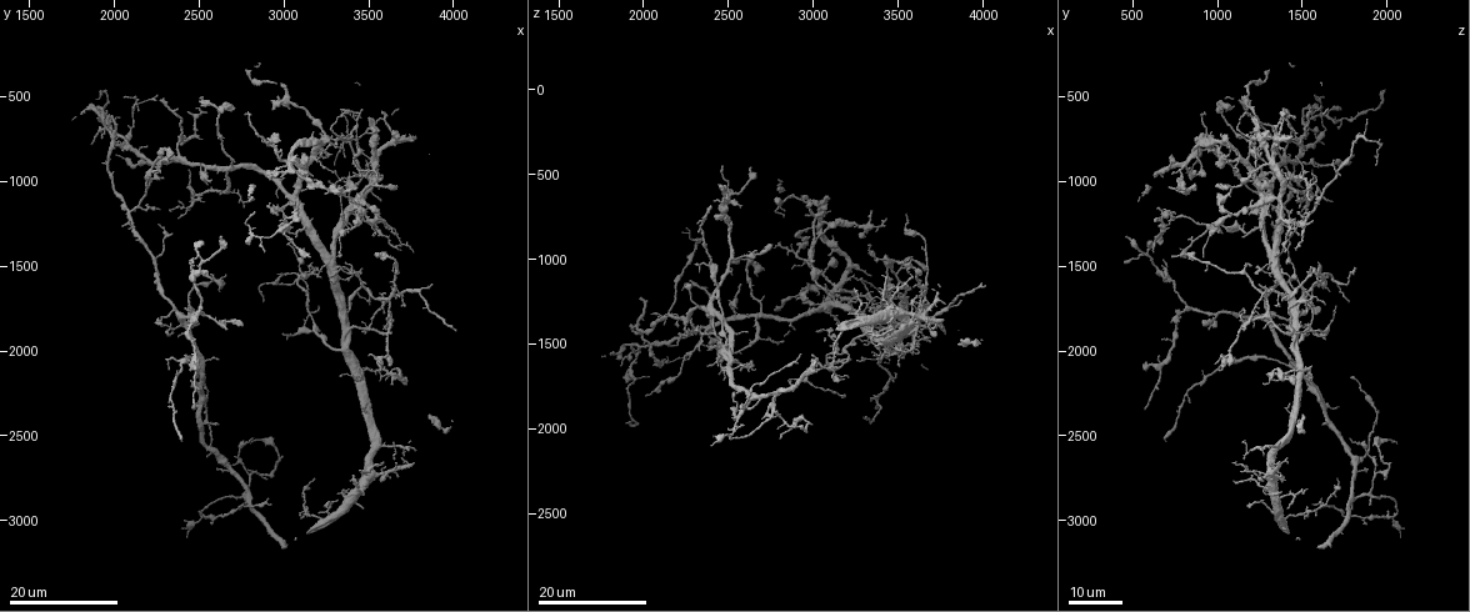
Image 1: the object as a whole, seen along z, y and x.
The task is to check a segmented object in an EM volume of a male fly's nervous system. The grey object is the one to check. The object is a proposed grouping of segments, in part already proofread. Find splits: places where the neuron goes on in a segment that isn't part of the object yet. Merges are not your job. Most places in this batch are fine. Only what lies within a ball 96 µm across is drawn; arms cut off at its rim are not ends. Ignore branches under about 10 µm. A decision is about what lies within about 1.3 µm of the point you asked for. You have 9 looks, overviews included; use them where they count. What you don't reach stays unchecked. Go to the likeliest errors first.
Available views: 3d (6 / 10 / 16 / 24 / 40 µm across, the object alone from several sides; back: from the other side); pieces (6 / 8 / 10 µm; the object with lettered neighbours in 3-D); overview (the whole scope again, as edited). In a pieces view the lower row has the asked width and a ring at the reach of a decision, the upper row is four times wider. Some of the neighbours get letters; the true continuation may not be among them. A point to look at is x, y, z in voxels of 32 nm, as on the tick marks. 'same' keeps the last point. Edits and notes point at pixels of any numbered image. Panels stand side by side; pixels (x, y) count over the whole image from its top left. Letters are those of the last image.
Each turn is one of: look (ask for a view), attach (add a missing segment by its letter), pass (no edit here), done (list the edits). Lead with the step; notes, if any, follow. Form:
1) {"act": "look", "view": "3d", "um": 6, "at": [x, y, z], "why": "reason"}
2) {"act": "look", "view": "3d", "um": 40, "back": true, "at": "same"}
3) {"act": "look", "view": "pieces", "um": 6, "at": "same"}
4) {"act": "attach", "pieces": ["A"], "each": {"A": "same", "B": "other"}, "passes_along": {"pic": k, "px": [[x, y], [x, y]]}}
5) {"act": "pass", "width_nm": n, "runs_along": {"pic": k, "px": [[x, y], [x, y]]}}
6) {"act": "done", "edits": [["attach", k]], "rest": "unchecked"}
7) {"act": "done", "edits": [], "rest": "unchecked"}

{"act": "look", "view": "3d", "um": 16, "at": [2580, 1000, 1140]}

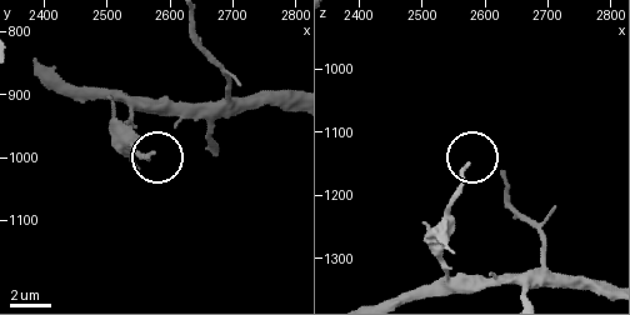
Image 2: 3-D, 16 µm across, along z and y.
{"act": "look", "view": "pieces", "um": 10, "at": [2570, 995, 1155]}

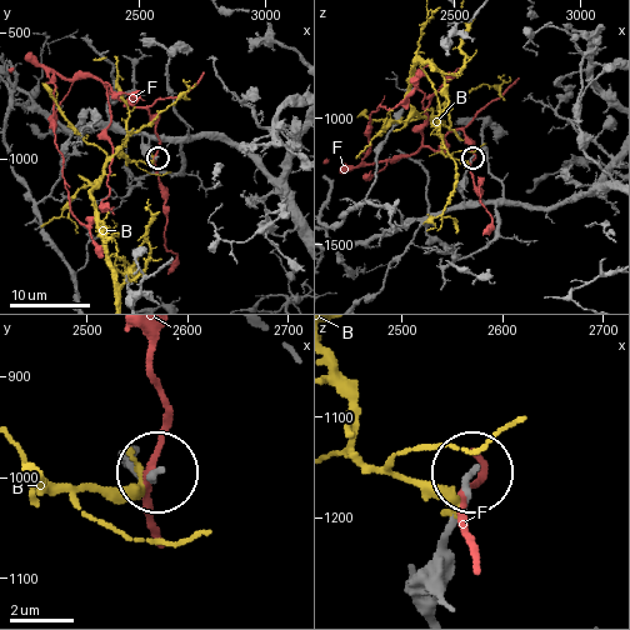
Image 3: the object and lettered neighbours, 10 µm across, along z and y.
{"act": "pass", "width_nm": 230, "each": {"B": "other", "F": "other"}, "found": "none of them fits"}

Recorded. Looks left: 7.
{"act": "look", "view": "3d", "um": 24, "at": [2620, 2680, 1880], "why": "branch stops here"}

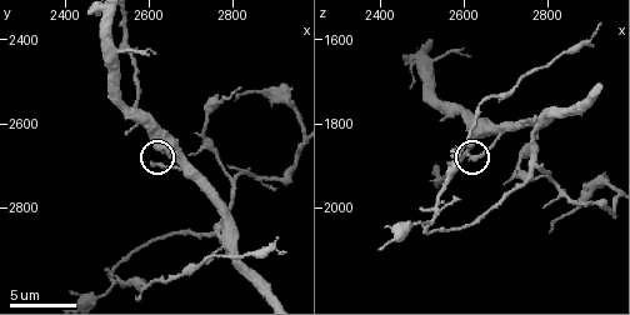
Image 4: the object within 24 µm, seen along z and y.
{"act": "look", "view": "3d", "um": 10, "at": [2605, 2695, 1880]}

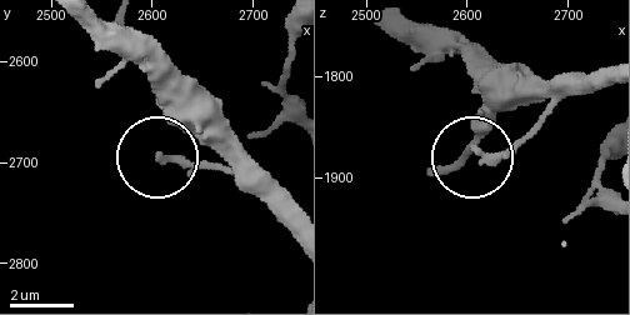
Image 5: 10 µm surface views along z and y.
{"act": "look", "view": "pieces", "um": 6, "at": [2610, 2694, 1876]}

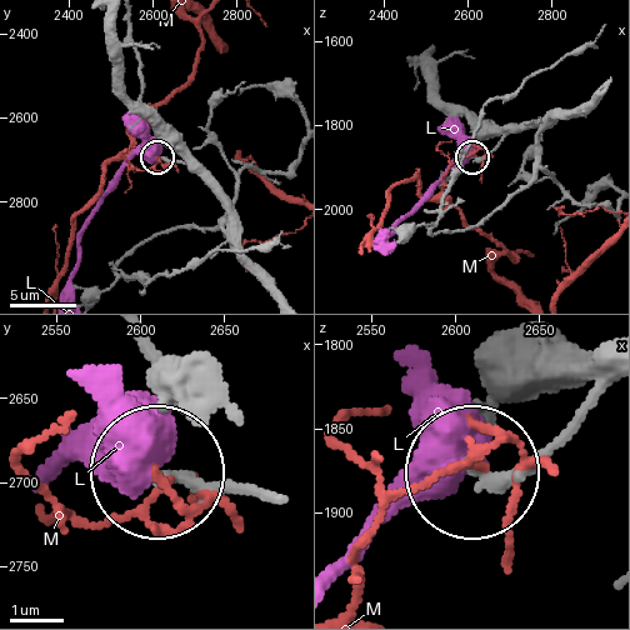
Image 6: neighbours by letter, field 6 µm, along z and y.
{"act": "pass", "width_nm": 220, "each": {"L": "other", "M": "other"}, "found": "no lettered segment goes on from it"}

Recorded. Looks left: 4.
{"act": "look", "view": "3d", "um": 24, "at": [3000, 1920, 1560], "why": "branch stops here"}

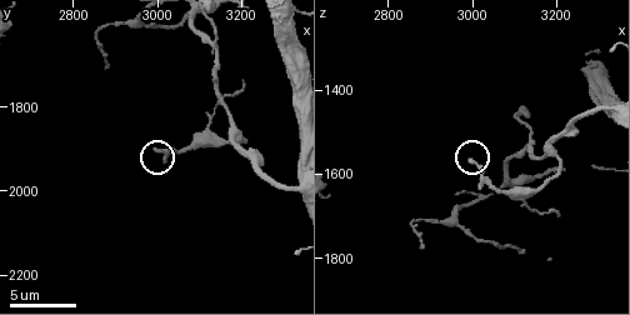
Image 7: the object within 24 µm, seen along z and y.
{"act": "look", "view": "pieces", "um": 10, "at": [3000, 1900, 1565], "why": "what lies round it"}

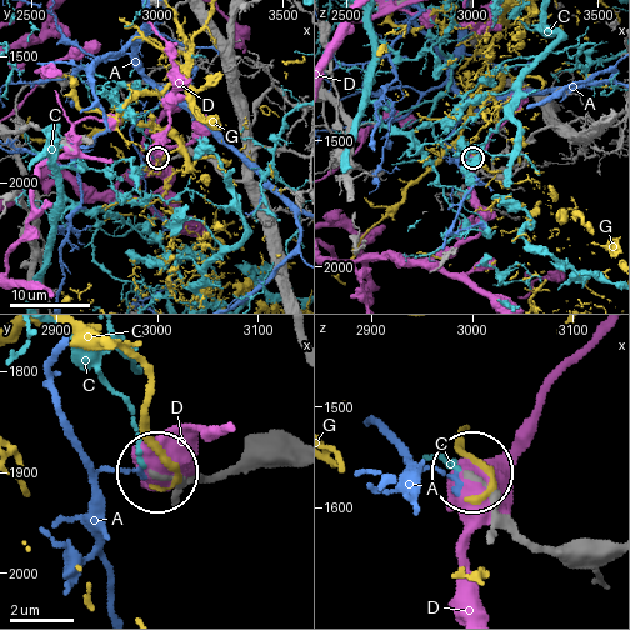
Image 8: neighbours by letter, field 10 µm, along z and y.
{"act": "pass", "width_nm": 180, "each": {"A": "other", "C": "other", "D": "other", "G": "other"}, "runs_along": {"pic": 8, "px": [[608, 545], [534, 543], [473, 475]]}, "found": "no lettered segment goes on from it"}

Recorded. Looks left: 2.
{"act": "look", "view": "3d", "um": 16, "at": [2320, 1900, 1380], "why": "thin end"}

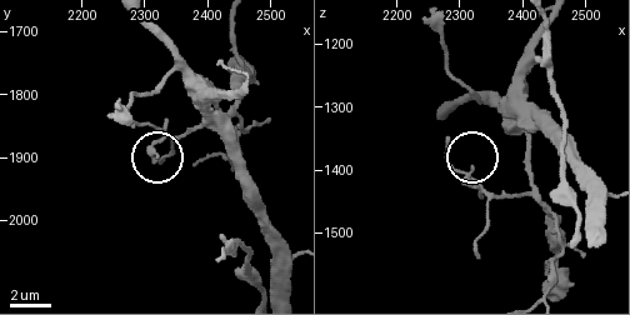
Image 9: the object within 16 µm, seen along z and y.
{"act": "look", "view": "pieces", "um": 6, "at": [2315, 1900, 1400], "why": "what lies round it"}

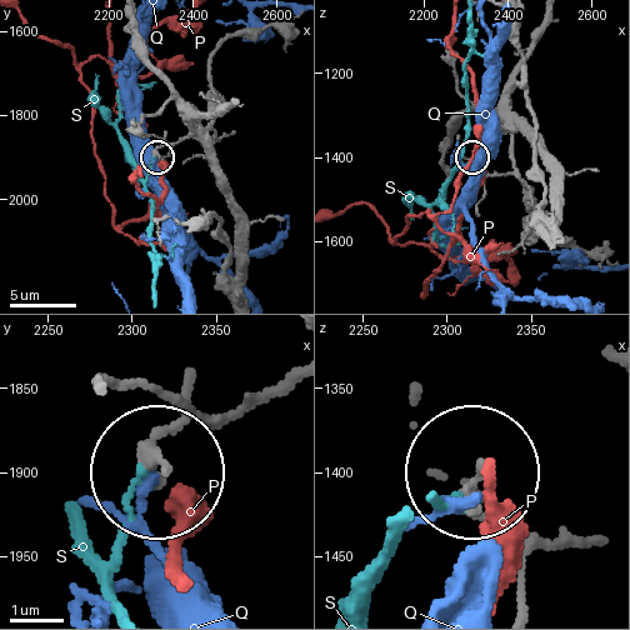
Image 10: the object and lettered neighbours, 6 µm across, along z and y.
{"act": "pass", "width_nm": 200, "each": {"P": "other", "Q": "other", "S": "other"}, "runs_along": {"pic": 10, "px": [[283, 375], [175, 425], [163, 474]]}, "found": "no lettered segment goes on from it"}

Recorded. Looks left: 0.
{"act": "done", "edits": [], "rest": "unchecked"}

